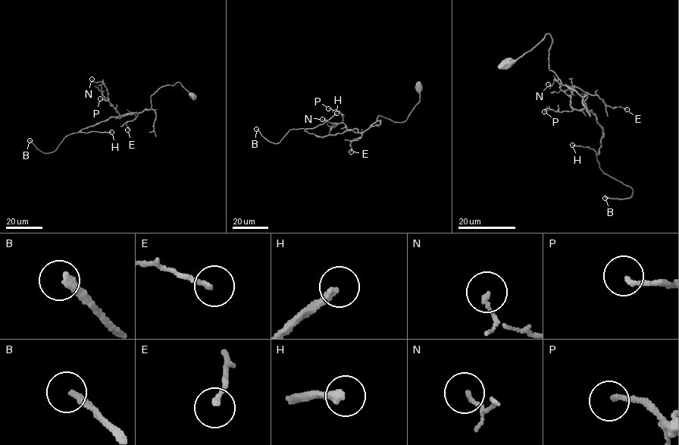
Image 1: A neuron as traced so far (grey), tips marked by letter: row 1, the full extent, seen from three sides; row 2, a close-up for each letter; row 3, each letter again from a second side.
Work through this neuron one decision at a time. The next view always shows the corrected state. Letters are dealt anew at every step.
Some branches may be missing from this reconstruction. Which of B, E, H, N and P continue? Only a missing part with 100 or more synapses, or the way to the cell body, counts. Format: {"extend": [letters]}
{"extend": ["B", "H"]}

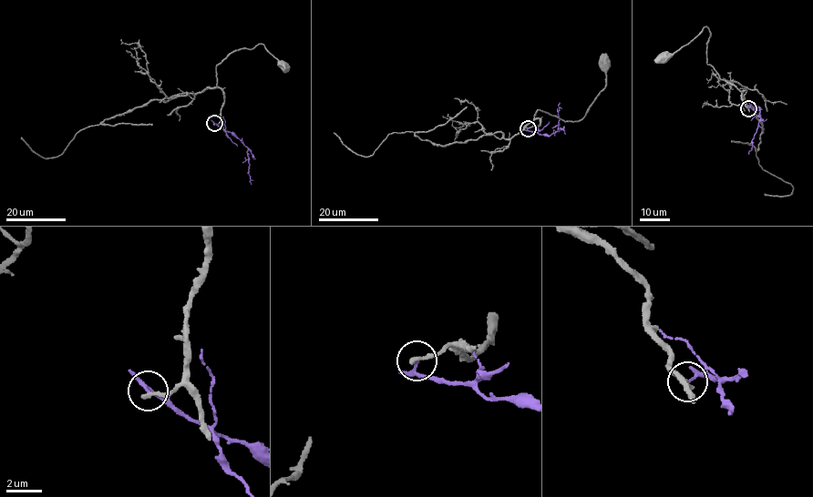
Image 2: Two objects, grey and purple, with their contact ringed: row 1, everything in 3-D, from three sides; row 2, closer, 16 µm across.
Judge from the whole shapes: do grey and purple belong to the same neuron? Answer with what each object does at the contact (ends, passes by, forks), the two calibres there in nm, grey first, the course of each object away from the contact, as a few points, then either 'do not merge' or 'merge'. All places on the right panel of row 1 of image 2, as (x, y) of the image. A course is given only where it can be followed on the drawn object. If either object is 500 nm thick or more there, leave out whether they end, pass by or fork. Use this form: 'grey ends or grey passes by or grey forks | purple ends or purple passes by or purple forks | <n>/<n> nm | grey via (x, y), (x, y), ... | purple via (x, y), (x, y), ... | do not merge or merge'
grey ends | purple passes by | 280/150 nm | grey via (748, 108), (742, 93), (721, 79), (706, 62), (710, 34), (706, 26), (690, 43), (664, 56) | purple via (748, 108), (760, 108), (760, 121), (748, 154) | do not merge

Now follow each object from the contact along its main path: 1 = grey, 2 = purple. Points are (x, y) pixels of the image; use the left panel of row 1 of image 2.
1: (214, 124), (220, 121), (223, 102), (222, 91), (217, 85), (216, 65), (231, 52), (262, 44), (283, 65)
2: (214, 123), (227, 132), (232, 132), (248, 147), (252, 184)

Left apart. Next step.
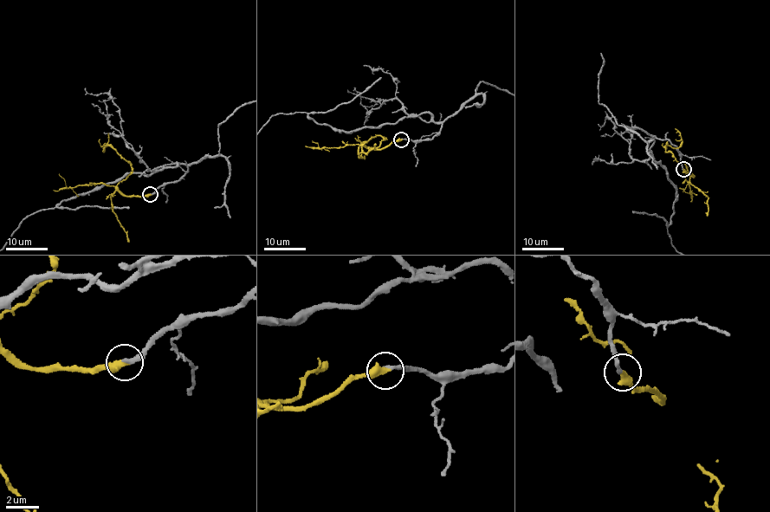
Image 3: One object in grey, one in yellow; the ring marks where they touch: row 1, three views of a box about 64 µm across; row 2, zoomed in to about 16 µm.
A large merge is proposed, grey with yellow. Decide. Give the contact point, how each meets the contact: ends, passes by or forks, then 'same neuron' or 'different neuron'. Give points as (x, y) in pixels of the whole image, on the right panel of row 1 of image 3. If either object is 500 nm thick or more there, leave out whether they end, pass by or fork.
place (683, 169); grey ends; yellow ends; same neuron

